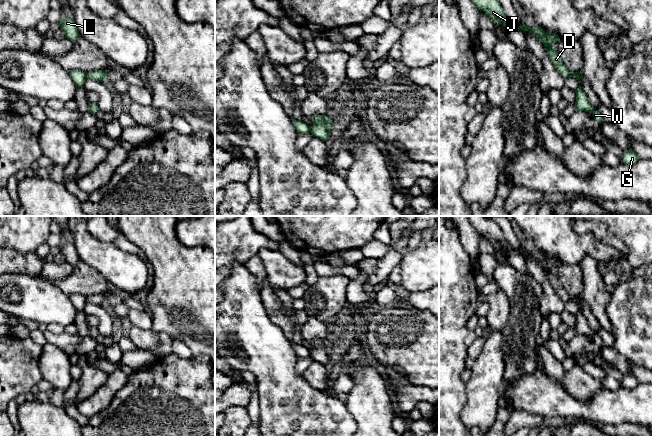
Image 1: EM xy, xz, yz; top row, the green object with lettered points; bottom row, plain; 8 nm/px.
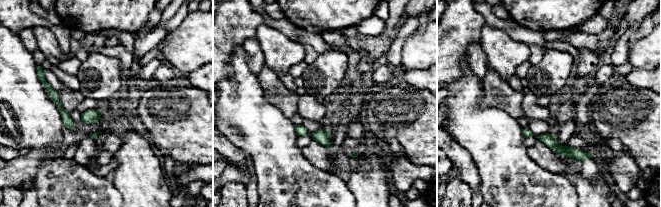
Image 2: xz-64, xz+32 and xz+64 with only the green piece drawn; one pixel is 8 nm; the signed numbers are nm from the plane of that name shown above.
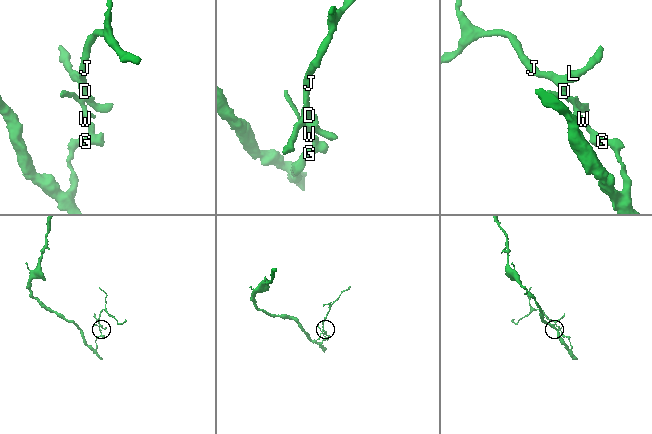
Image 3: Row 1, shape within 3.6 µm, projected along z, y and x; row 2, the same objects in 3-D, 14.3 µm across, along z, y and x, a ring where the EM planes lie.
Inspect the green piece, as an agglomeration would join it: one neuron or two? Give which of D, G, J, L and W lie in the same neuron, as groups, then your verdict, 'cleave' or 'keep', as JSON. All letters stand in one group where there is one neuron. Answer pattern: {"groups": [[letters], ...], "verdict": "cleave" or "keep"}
{"groups": [["D", "J", "L"], ["G", "W"]], "verdict": "cleave"}

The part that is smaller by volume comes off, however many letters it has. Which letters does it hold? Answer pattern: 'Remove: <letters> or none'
Remove: D, J, L

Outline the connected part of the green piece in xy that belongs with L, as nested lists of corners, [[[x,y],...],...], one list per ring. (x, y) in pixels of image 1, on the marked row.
[[[64,17],[61,19],[57,25],[63,30],[65,38],[75,42],[79,37],[79,31],[74,19]]]

